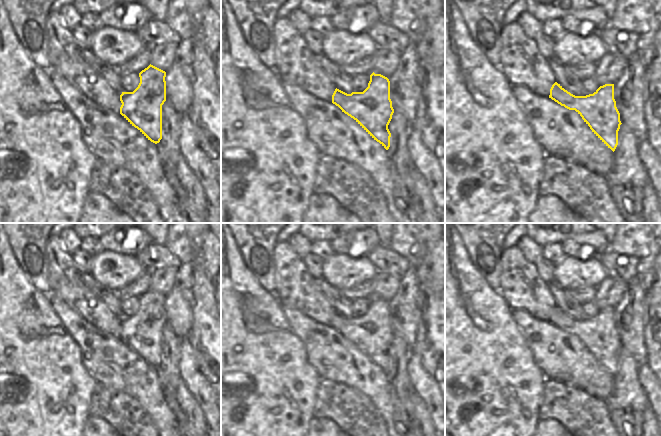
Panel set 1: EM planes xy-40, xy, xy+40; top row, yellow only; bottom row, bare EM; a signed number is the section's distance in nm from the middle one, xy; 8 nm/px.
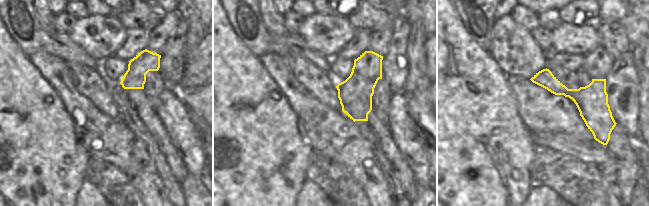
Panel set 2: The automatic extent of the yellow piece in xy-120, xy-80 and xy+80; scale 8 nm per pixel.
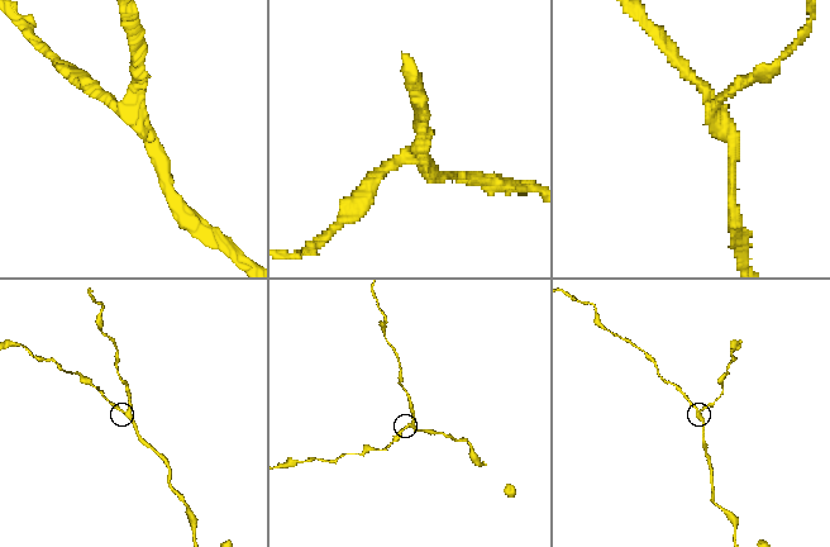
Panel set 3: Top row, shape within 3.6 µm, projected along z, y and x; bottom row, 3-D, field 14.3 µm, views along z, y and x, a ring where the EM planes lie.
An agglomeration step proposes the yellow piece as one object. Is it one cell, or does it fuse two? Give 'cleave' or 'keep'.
cleave

